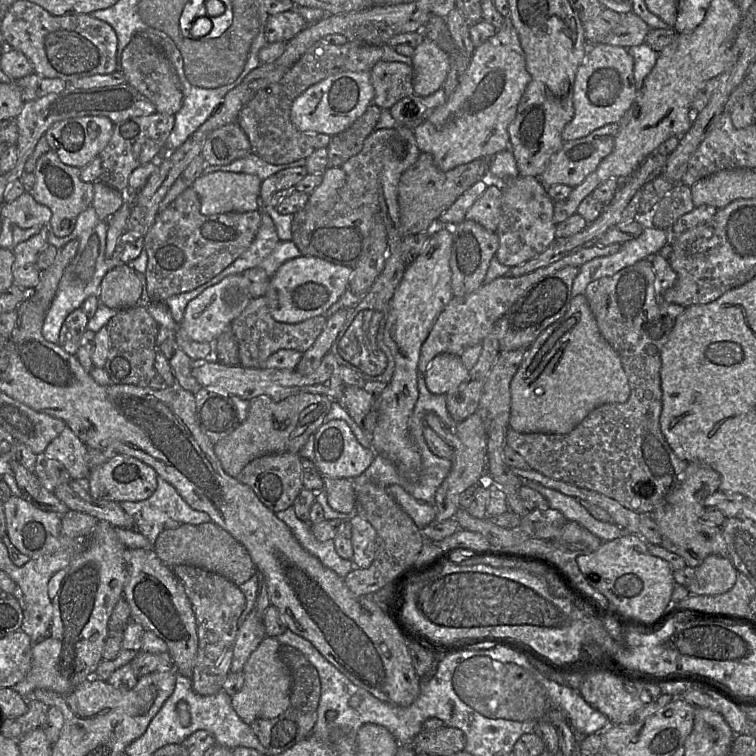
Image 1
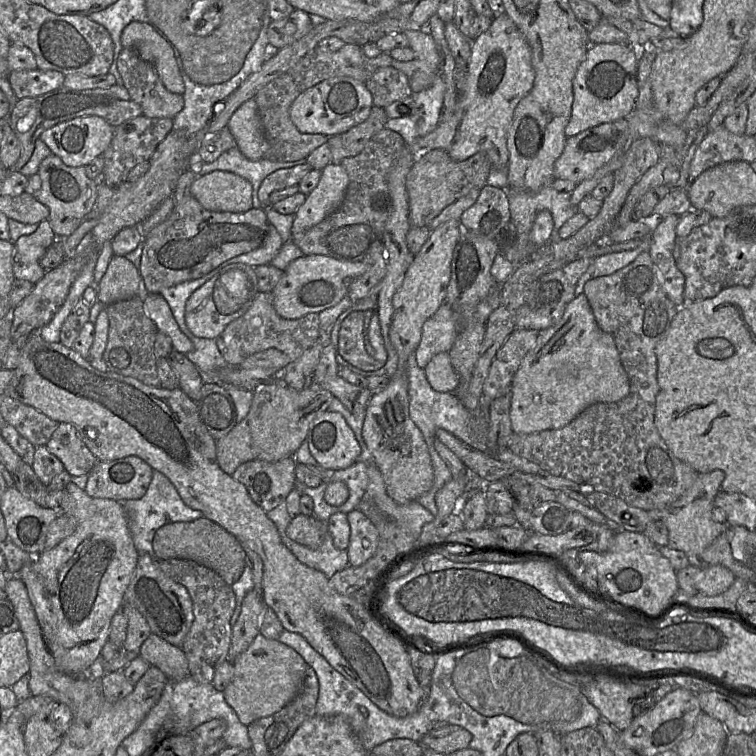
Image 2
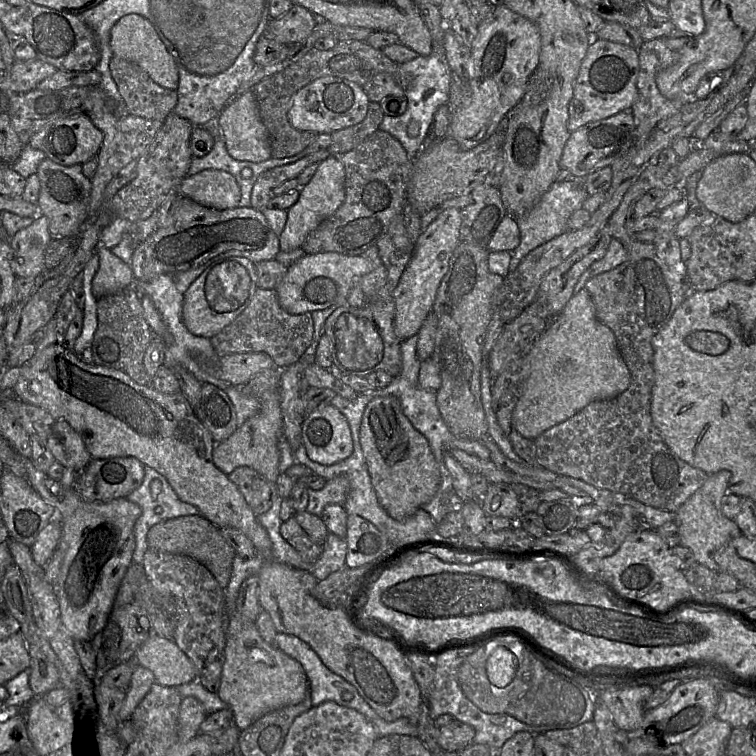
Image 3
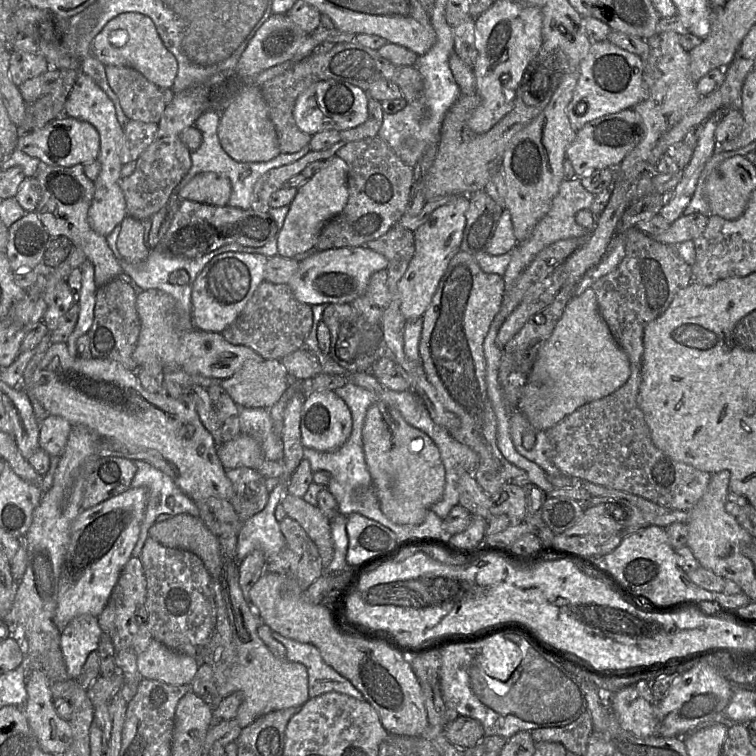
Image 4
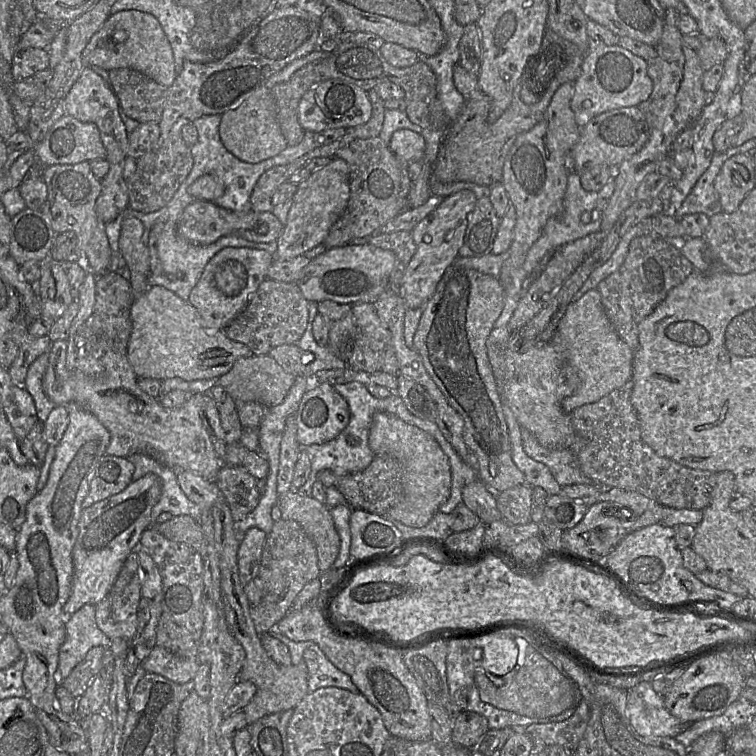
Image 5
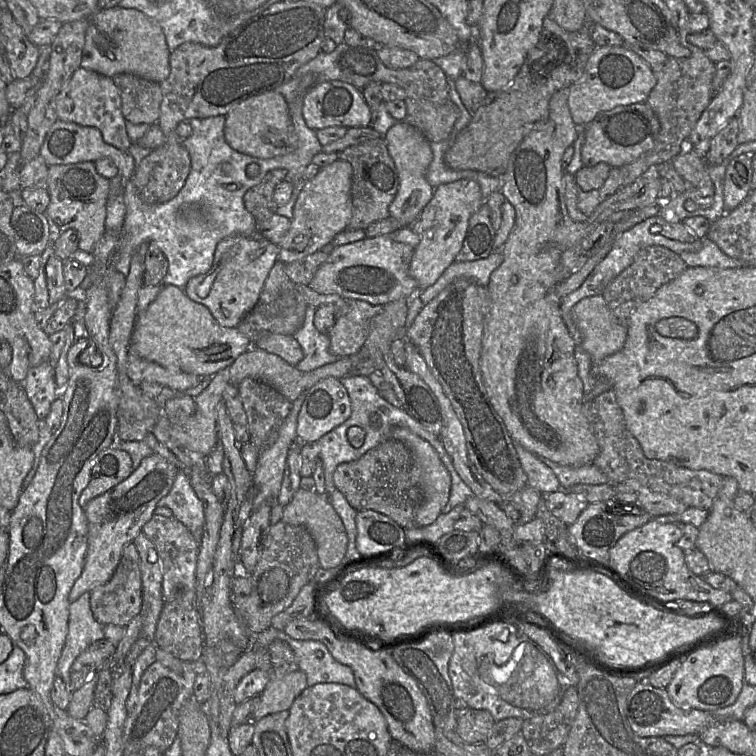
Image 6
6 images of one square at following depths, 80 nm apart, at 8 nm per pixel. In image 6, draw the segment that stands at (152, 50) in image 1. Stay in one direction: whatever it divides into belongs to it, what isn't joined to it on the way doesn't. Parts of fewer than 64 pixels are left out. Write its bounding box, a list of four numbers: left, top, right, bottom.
[112,73,162,124]

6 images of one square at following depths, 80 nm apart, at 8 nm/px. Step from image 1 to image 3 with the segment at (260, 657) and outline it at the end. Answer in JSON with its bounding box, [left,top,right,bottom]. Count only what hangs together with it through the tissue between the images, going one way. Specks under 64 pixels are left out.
[218,605,309,730]

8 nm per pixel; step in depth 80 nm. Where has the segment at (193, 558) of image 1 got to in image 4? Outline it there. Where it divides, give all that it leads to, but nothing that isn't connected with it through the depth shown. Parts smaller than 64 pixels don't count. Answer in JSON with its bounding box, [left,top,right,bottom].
[148,514,225,579]

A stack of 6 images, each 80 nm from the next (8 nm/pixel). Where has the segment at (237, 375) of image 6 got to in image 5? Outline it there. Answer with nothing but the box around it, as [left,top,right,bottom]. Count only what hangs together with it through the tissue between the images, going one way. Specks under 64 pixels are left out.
[218,354,296,408]

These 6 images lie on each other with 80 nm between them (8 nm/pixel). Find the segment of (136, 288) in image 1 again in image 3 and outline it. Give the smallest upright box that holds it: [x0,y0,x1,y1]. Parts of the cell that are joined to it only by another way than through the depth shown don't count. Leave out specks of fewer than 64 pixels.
[92,244,135,299]

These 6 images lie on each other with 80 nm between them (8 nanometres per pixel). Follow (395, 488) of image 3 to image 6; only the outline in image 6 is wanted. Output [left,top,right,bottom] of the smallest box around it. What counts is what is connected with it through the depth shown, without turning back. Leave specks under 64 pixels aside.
[389,426,451,527]

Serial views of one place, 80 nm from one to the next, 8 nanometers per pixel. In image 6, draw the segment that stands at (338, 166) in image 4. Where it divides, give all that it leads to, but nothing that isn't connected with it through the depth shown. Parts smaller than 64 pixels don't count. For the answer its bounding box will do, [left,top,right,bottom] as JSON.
[278,160,352,264]

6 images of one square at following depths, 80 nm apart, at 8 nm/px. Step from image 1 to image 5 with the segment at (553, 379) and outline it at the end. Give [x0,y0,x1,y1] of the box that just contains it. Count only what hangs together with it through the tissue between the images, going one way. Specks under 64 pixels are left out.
[550,289,634,414]

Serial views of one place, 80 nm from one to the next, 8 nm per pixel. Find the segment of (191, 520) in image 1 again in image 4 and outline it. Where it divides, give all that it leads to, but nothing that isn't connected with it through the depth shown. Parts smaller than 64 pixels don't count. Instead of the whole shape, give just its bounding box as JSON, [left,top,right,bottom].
[131,460,199,557]

